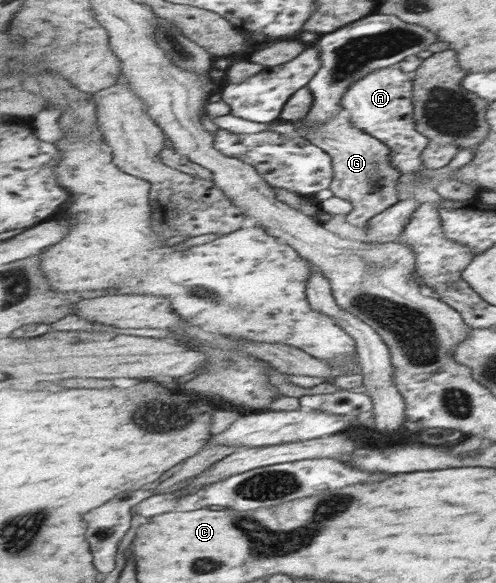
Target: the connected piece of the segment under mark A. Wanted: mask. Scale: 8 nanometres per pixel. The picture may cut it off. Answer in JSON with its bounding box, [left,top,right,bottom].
[342,66,473,178]

